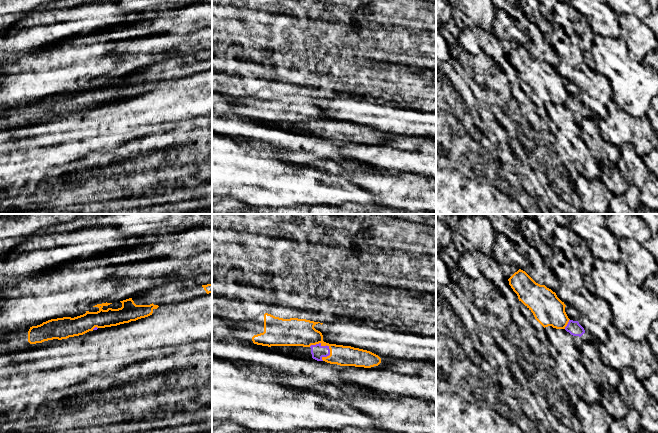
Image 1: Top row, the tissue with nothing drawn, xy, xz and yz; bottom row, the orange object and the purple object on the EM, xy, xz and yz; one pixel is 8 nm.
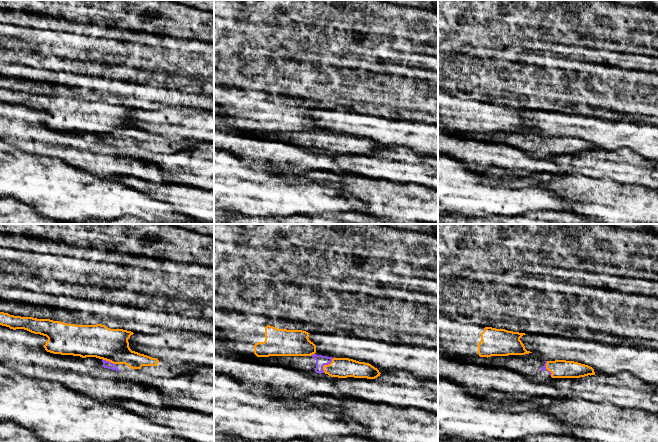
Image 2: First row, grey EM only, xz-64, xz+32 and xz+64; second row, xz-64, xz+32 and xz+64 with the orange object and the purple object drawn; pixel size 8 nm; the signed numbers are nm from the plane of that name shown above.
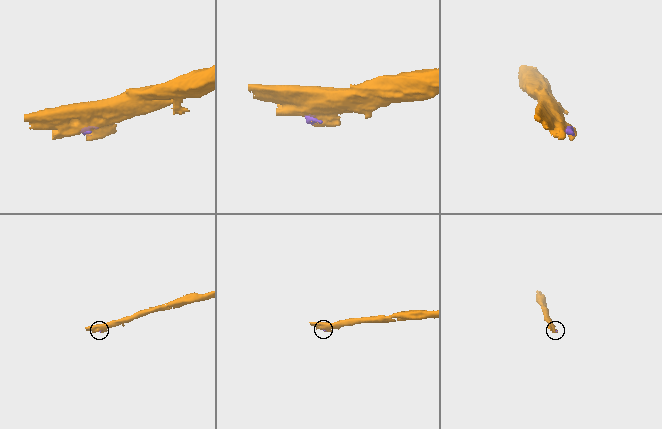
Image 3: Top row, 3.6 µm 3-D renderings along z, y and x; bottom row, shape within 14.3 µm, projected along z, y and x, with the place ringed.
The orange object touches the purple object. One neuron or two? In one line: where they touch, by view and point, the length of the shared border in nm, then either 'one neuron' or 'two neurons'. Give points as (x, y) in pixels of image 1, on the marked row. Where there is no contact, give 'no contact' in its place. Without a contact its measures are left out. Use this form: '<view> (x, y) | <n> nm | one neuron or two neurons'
xz (322, 345) | 190 nm | two neurons

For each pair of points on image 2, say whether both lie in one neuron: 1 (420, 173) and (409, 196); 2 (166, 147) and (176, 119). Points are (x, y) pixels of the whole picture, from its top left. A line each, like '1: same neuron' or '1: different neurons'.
1: different neurons
2: different neurons

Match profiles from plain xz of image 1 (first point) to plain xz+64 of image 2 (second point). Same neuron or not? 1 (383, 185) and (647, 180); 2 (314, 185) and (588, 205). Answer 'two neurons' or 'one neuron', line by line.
1: two neurons
2: two neurons

